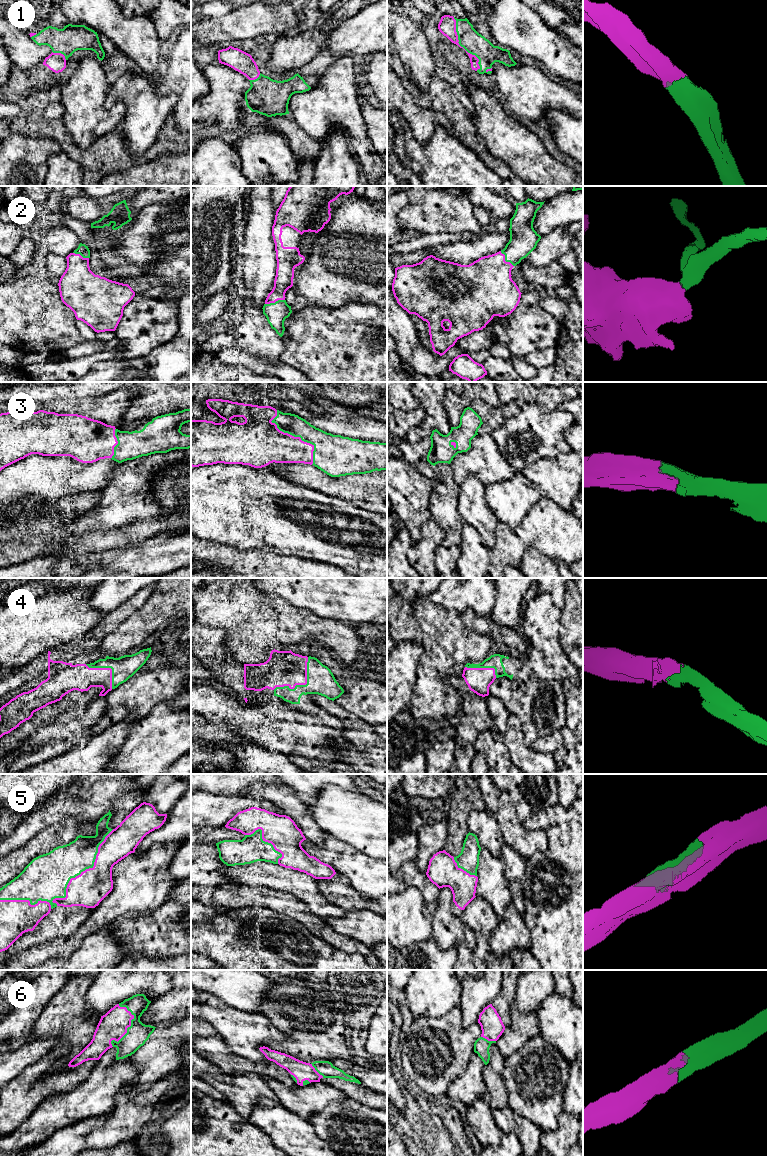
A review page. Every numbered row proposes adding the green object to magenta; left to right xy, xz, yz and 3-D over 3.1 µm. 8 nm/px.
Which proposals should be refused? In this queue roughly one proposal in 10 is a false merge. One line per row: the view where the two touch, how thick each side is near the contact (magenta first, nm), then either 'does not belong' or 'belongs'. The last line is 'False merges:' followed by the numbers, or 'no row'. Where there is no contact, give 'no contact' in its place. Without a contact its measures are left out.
1: contact in yz; calibres 140 and 180 nm; belongs
2: contact in xz; calibres 150 and 170 nm; belongs
3: contact in xz; calibres 320 and 190 nm; belongs
4: contact in xz; calibres 280 and 220 nm; belongs
5: contact in xy; calibres 280 and 300 nm; belongs
6: contact in xy; calibres 220 and 180 nm; belongs
False merges: no row

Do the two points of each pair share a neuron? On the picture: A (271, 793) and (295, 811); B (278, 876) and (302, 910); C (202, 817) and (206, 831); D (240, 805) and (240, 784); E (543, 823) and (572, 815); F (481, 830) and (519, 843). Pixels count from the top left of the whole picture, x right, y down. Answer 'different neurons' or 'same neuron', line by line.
A: same neuron
B: different neurons
C: different neurons
D: different neurons
E: same neuron
F: different neurons

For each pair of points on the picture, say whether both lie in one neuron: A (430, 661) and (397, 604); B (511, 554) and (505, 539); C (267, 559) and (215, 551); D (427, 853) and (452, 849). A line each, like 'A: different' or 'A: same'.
A: same
B: same
C: same
D: different

